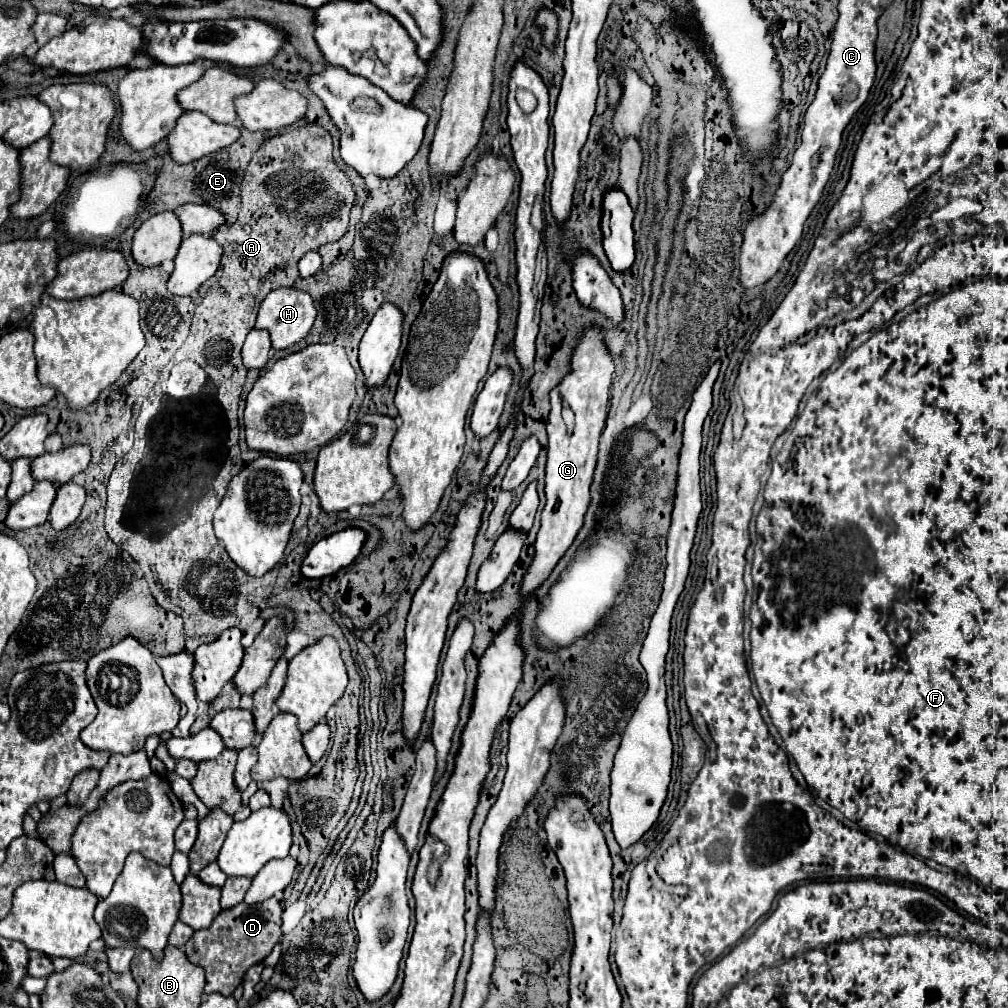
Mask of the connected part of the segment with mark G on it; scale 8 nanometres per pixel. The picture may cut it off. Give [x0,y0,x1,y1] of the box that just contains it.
[519,329,615,597]

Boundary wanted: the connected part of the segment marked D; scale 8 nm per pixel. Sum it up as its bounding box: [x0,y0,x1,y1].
[183,899,283,995]

